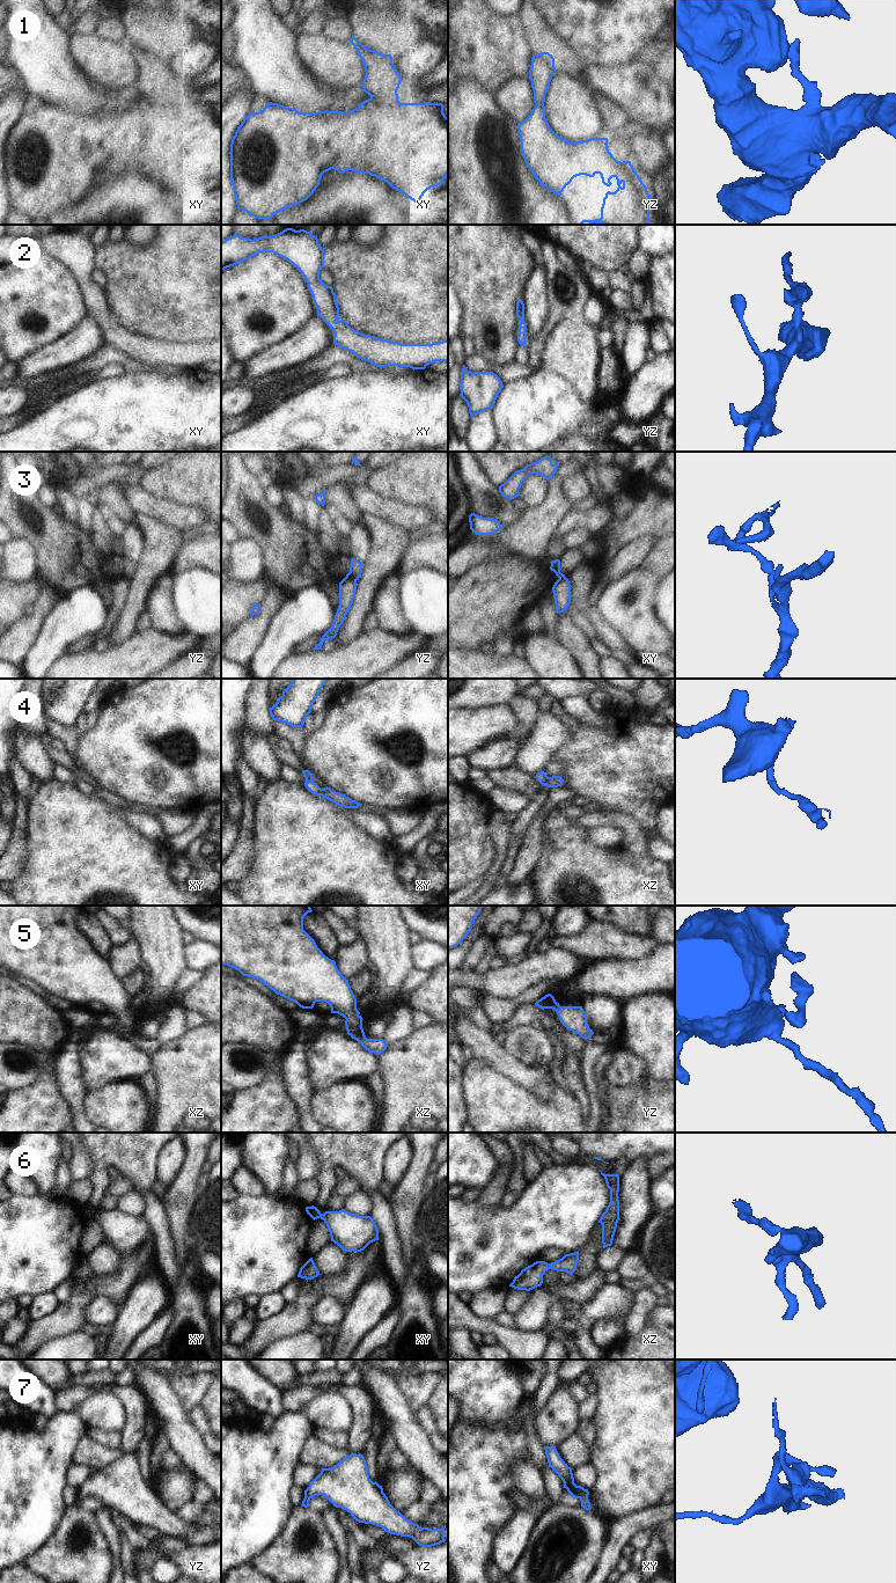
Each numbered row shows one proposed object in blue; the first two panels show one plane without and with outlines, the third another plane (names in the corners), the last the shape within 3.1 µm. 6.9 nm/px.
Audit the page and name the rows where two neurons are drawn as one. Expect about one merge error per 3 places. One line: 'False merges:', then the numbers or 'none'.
False merges: 3, 4

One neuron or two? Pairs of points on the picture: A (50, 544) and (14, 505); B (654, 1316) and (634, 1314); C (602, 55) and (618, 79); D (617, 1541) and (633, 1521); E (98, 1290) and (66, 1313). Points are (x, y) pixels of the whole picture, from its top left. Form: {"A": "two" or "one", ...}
{"A": "one", "B": "two", "C": "two", "D": "one", "E": "two"}

